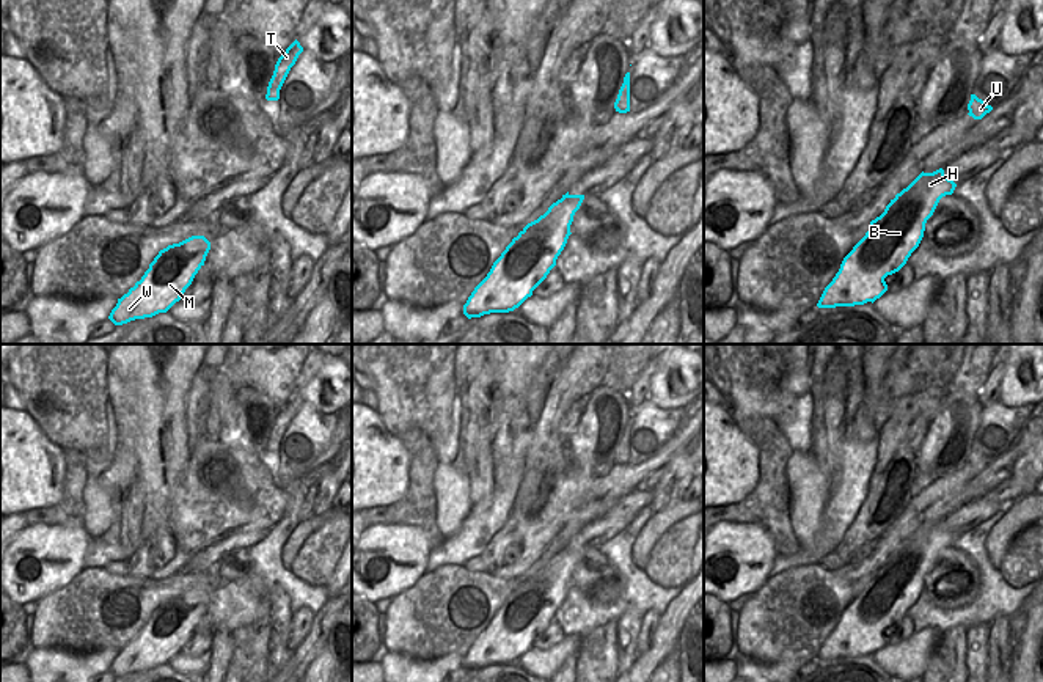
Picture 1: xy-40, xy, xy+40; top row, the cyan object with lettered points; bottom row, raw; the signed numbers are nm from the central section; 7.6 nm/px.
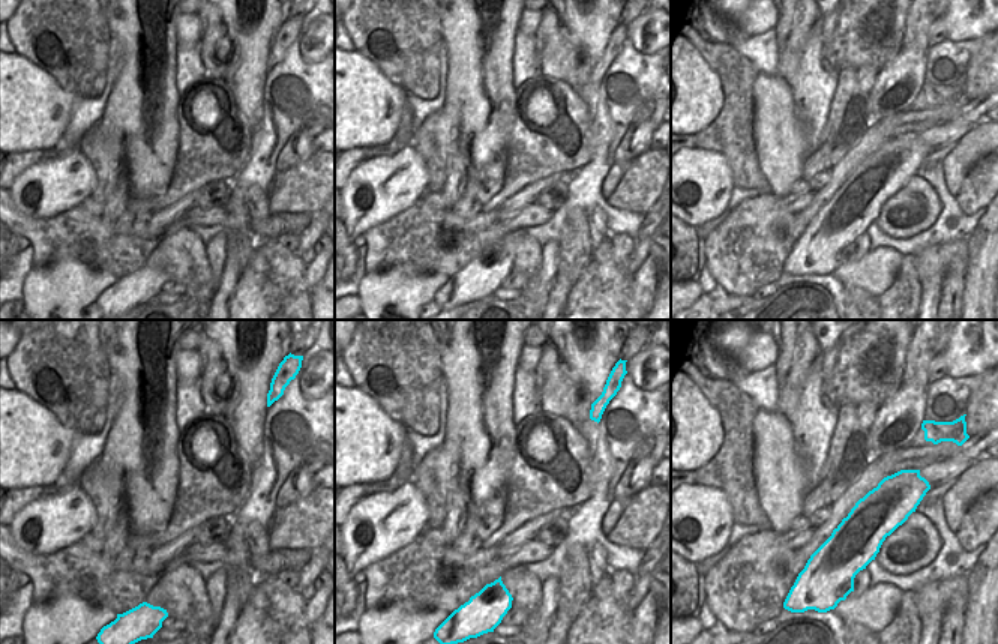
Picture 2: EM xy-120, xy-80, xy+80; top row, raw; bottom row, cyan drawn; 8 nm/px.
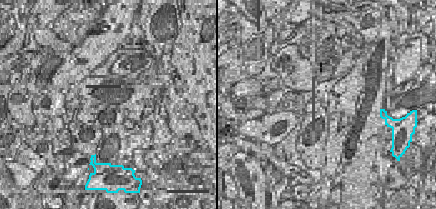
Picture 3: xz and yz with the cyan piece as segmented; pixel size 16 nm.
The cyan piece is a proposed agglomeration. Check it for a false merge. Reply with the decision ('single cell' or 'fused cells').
single cell

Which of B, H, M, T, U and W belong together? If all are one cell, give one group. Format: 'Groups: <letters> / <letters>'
Groups: B H M T U W

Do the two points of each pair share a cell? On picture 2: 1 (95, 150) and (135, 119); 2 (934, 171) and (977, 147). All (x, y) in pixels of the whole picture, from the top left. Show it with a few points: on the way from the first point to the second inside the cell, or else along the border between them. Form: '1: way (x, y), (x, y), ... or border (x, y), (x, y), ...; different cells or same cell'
1: border (96, 125), (122, 173); different cells
2: border (956, 144), (943, 162), (943, 180), (953, 197); different cells

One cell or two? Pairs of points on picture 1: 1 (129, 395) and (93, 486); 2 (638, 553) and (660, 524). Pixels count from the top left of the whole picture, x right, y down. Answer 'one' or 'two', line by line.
1: two
2: one

